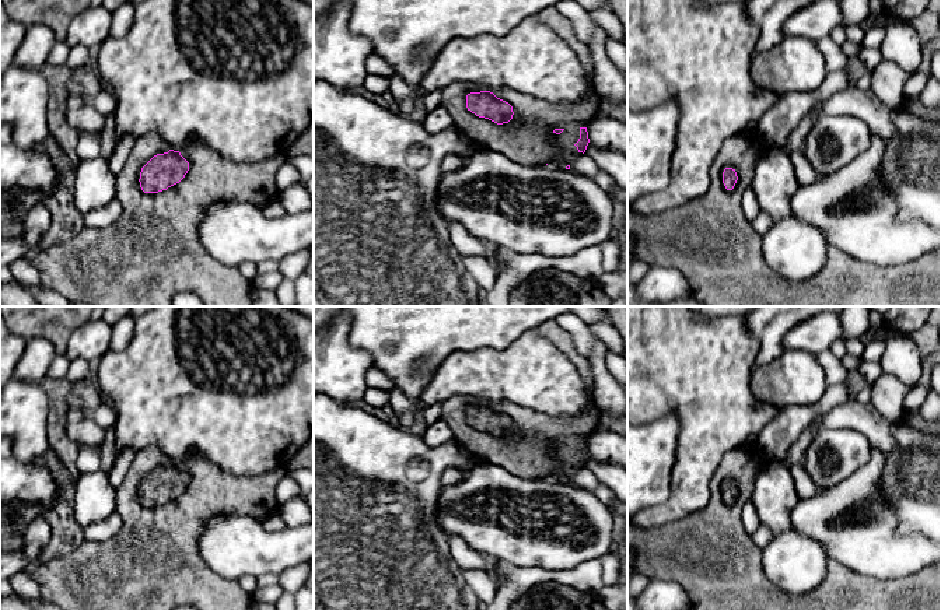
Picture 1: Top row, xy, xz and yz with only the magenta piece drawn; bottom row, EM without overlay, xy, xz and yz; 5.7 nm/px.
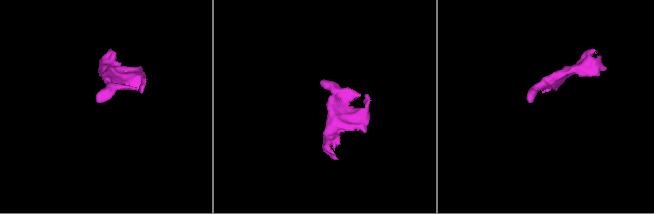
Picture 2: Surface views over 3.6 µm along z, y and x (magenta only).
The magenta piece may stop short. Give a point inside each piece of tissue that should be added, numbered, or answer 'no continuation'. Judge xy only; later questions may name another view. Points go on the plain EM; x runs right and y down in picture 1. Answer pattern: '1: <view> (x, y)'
no continuation

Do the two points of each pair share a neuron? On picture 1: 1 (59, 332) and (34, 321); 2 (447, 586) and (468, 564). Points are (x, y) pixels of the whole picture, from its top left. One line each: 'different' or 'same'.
1: same
2: different

